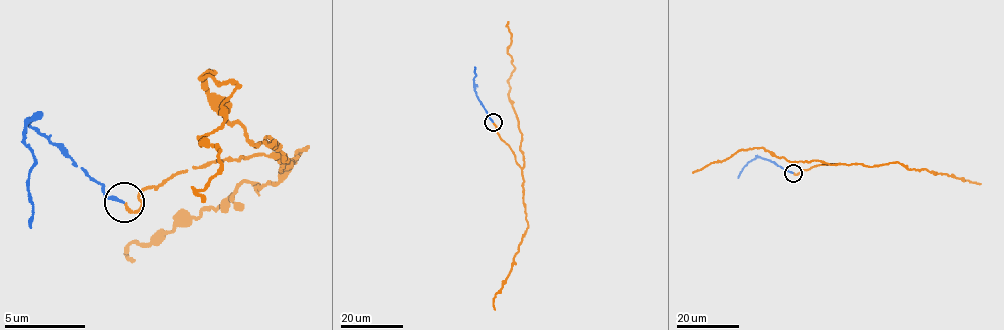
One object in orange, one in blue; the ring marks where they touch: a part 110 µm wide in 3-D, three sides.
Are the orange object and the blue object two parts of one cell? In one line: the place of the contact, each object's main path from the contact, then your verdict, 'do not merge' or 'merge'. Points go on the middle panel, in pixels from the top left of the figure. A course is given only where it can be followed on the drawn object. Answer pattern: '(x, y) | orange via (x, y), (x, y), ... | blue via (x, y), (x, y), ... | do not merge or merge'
(493, 122) | orange via (493, 122), (522, 167), (521, 135), (509, 97), (507, 80), (514, 67), (507, 52), (511, 39), (508, 21) | blue via (493, 122), (474, 89), (475, 67) | merge

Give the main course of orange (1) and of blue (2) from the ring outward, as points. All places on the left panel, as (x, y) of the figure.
1: (123, 203), (208, 162), (285, 162), (216, 110), (212, 73), (237, 85), (200, 138), (220, 150), (204, 203)
2: (123, 203), (111, 199), (50, 138), (26, 122), (26, 142), (34, 167), (30, 227)

